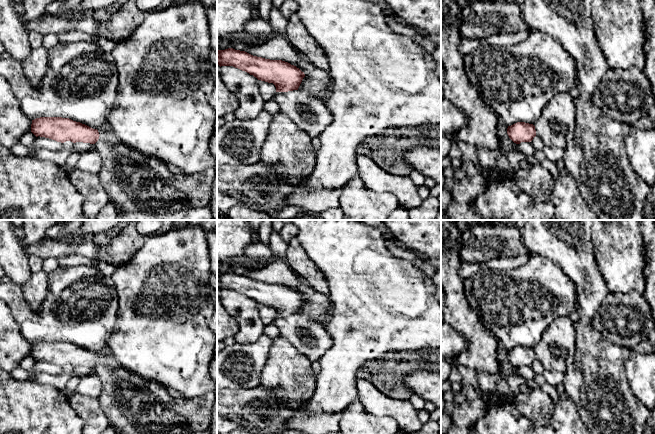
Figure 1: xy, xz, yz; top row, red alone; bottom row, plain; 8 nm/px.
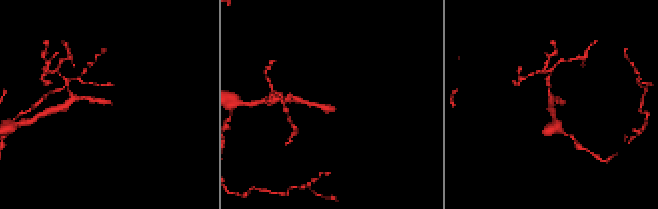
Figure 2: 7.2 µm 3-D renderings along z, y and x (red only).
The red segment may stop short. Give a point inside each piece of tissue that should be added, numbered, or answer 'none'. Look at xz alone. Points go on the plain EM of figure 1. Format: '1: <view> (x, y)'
none

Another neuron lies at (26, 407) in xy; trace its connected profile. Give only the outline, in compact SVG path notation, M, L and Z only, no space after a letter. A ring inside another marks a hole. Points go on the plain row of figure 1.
M0 368L0 434L83 434L83 426L65 391L31 379L17 380Z

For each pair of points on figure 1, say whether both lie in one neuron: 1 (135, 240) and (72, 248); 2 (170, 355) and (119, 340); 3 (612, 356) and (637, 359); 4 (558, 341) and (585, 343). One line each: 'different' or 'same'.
1: same
2: same
3: different
4: different

